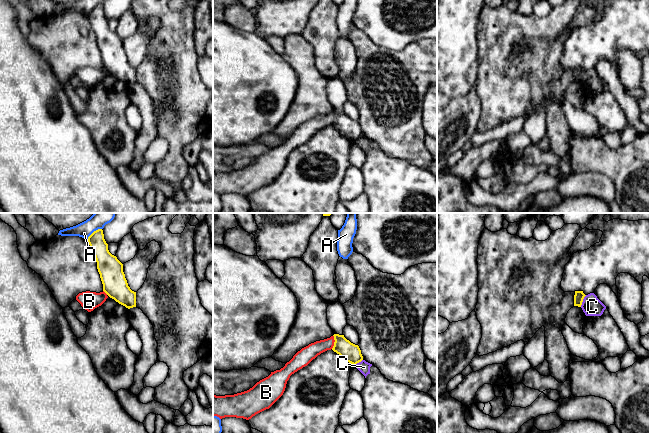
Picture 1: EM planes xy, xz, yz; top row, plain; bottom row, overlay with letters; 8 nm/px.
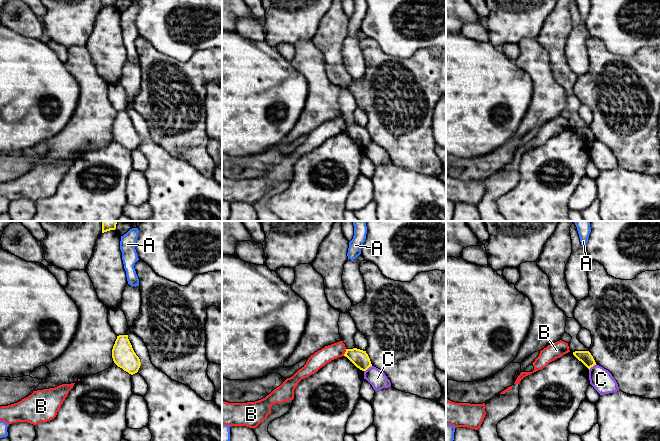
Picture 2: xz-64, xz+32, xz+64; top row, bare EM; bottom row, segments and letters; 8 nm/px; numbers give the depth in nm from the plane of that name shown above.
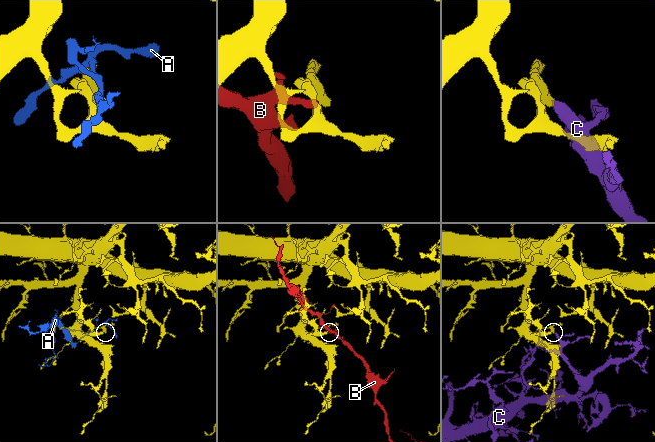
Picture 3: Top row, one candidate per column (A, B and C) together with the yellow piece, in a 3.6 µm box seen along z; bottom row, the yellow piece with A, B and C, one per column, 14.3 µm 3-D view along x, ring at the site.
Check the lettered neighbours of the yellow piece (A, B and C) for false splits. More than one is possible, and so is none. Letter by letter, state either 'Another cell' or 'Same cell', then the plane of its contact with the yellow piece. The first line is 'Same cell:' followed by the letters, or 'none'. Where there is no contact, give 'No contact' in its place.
Same cell: none
A: Another cell. Touches yellow in xy
B: Another cell. Touches yellow in xz
C: Another cell. Touches yellow in yz

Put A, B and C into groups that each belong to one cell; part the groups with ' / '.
A / B / C

